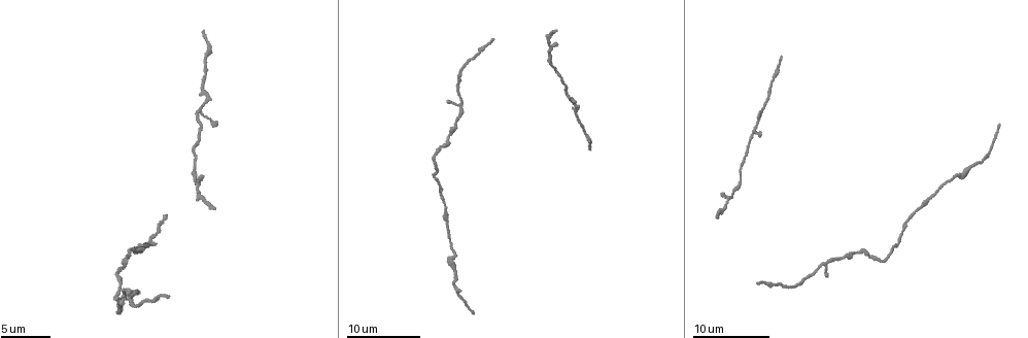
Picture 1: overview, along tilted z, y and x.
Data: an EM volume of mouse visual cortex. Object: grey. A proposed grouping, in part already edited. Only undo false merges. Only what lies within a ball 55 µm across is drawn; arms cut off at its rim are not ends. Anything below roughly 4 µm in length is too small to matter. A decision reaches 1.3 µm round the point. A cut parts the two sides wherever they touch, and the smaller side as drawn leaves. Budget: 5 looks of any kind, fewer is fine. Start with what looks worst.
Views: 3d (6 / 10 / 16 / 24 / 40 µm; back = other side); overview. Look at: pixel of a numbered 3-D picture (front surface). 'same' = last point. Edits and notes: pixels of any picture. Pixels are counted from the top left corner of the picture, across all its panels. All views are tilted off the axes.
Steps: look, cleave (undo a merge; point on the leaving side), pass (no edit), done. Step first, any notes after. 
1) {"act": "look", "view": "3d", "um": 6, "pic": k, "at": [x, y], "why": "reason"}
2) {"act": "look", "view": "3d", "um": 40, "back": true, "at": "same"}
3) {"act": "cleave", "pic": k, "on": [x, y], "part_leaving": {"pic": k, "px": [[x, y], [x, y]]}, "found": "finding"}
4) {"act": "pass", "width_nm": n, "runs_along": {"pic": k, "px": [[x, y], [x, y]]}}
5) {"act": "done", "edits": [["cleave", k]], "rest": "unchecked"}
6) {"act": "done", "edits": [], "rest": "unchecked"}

{"act": "look", "view": "3d", "um": 16, "pic": 1, "at": [549, 50], "why": "two arms in line, one across"}

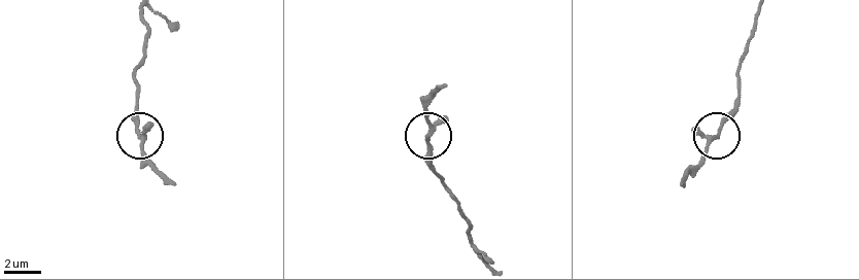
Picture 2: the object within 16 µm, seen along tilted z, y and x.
{"act": "pass", "width_nm": 160, "found": "one cell here"}

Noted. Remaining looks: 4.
{"act": "look", "view": "3d", "um": 10, "pic": 1, "at": [200, 107], "why": "two arms in line, one across"}

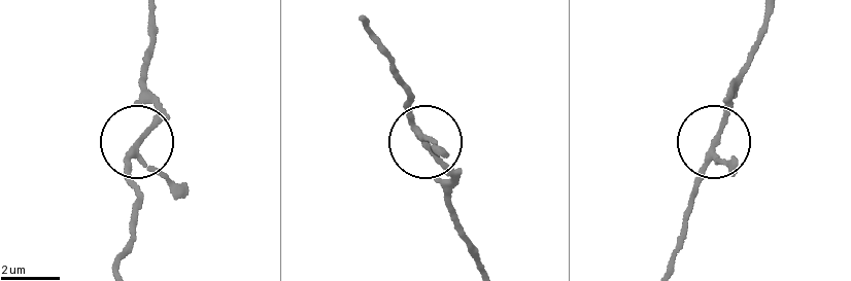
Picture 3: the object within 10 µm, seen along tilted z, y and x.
{"act": "look", "view": "3d", "um": 6, "pic": 3, "at": [719, 129]}

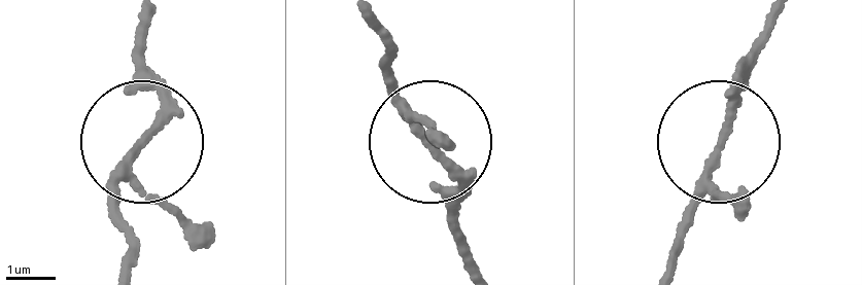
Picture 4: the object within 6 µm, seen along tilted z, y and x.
{"act": "pass", "found": "all the same cell"}

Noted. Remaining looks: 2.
{"act": "look", "view": "3d", "um": 6, "pic": 1, "at": [459, 100], "why": "thick turns thin"}

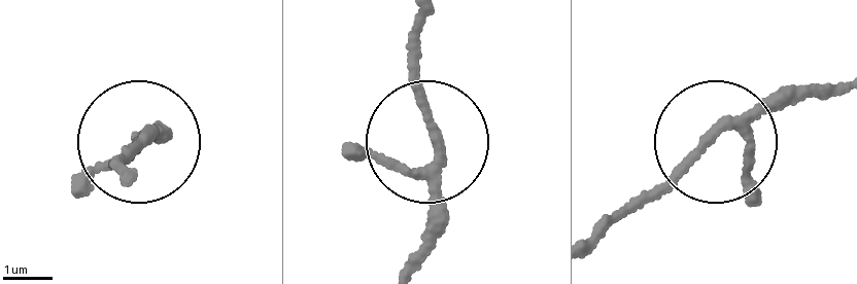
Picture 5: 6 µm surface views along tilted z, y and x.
{"act": "pass", "width_nm": 170, "found": "all the same cell"}

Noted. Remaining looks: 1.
{"act": "done", "edits": [], "rest": "unchecked"}

